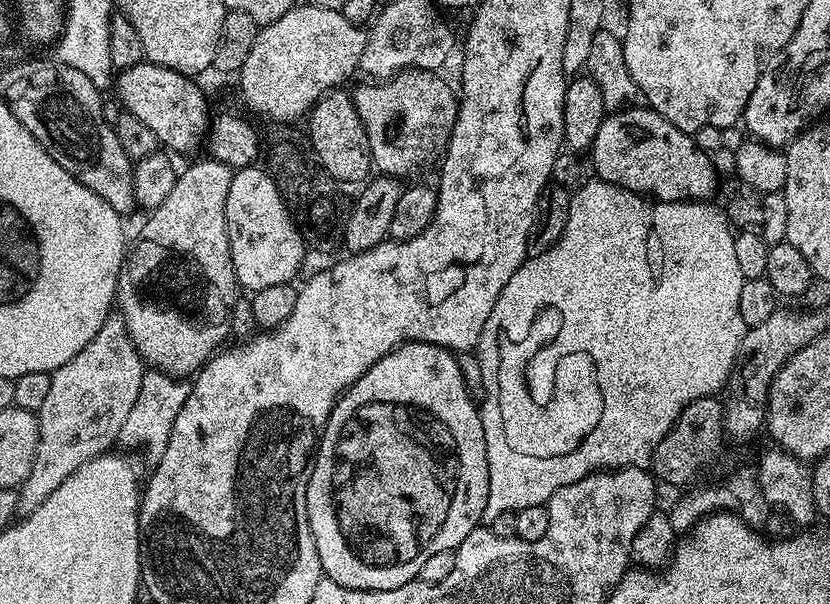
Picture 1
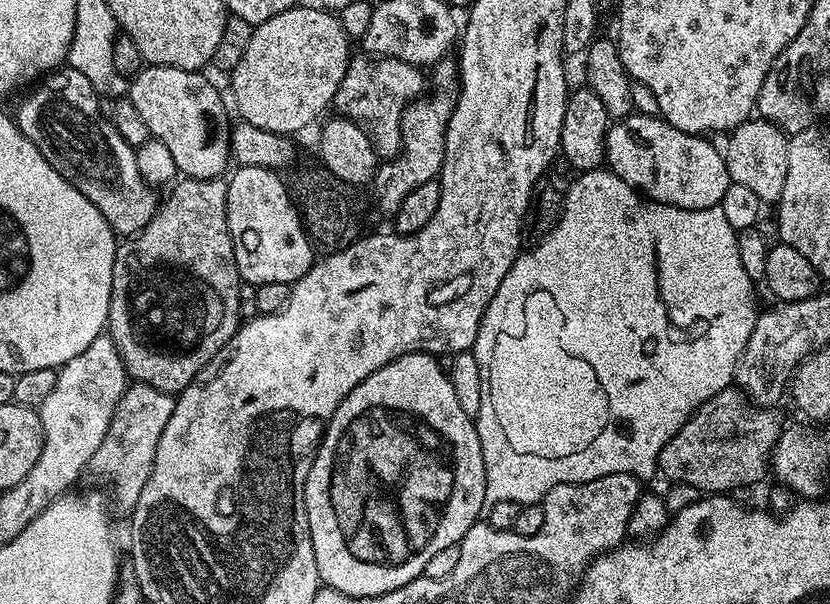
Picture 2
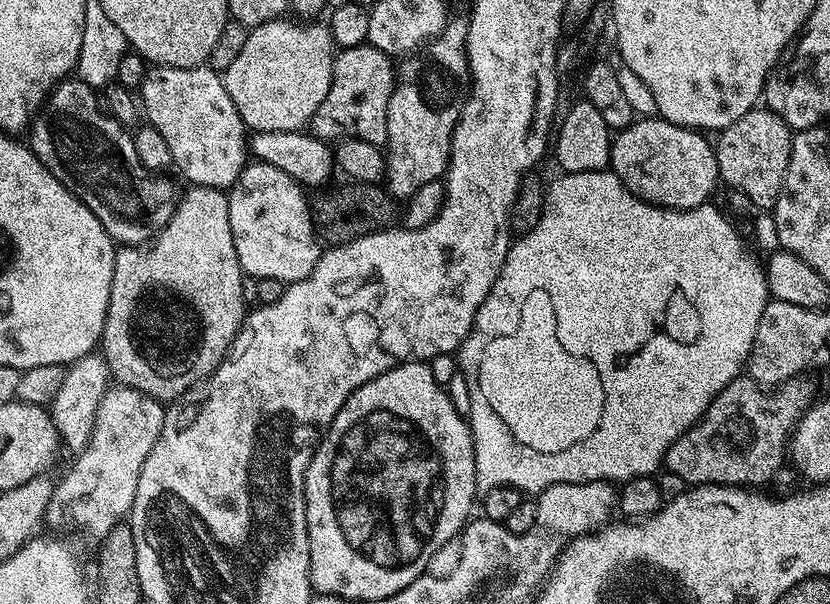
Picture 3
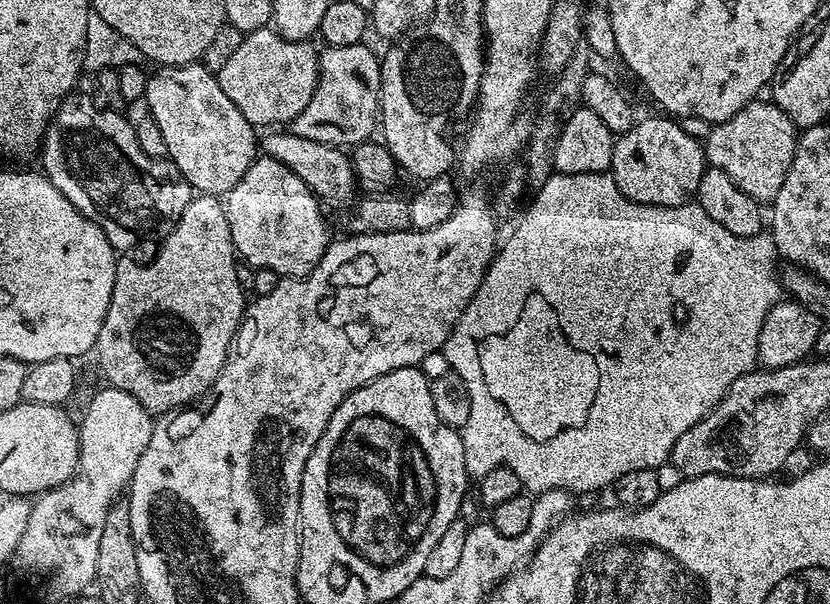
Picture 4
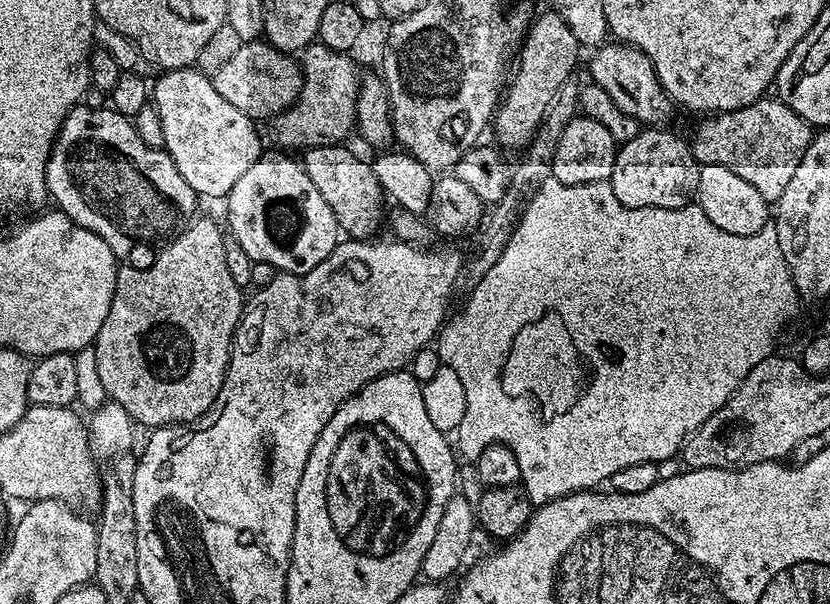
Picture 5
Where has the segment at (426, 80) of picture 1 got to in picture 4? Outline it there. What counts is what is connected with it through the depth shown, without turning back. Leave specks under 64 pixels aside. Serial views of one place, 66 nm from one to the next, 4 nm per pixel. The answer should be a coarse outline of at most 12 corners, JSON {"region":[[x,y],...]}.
{"region":[[361,42],[325,47],[290,125],[343,149],[377,131],[380,60]]}

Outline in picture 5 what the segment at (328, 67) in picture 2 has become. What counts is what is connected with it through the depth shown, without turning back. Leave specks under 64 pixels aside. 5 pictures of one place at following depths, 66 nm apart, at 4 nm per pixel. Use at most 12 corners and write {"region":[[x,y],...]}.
{"region":[[249,40],[212,85],[254,122],[300,97],[295,55]]}

